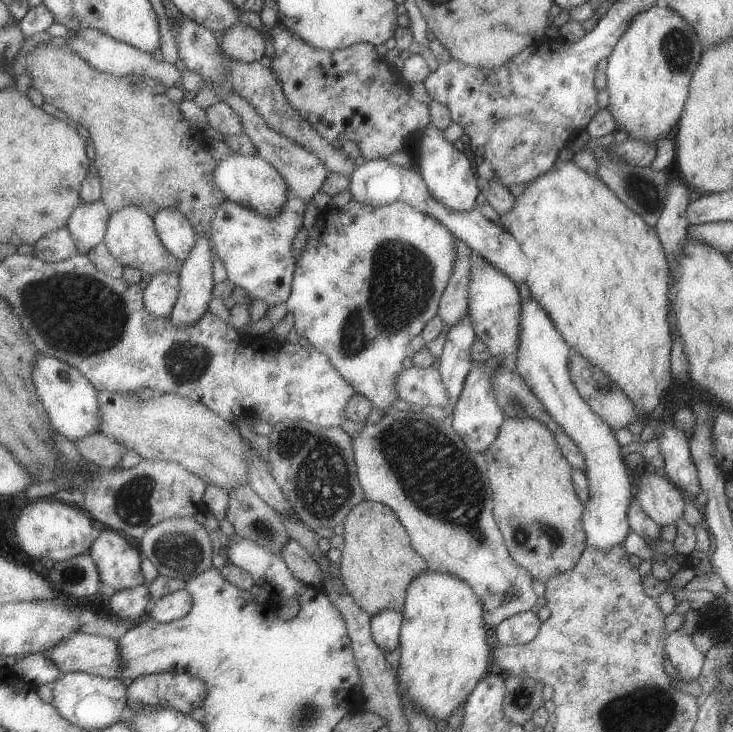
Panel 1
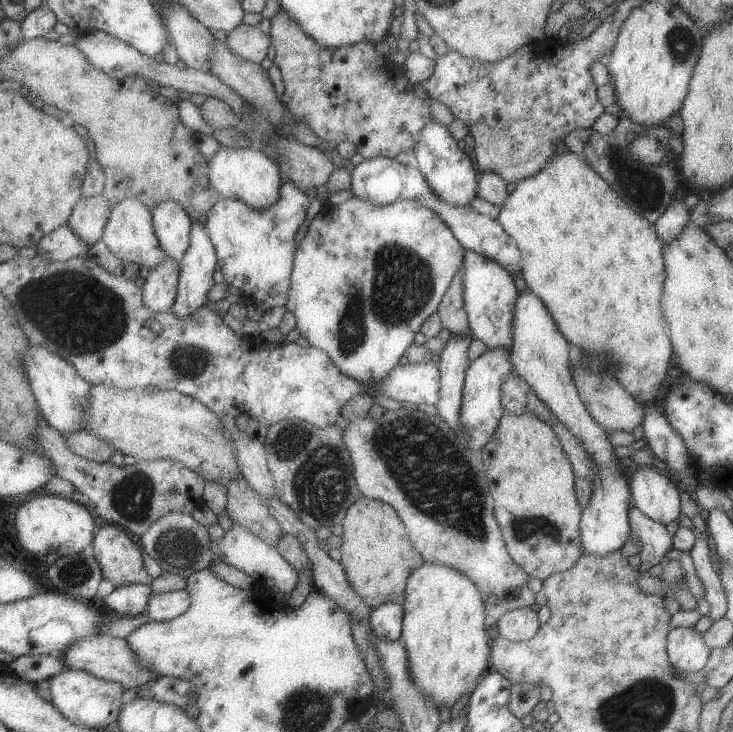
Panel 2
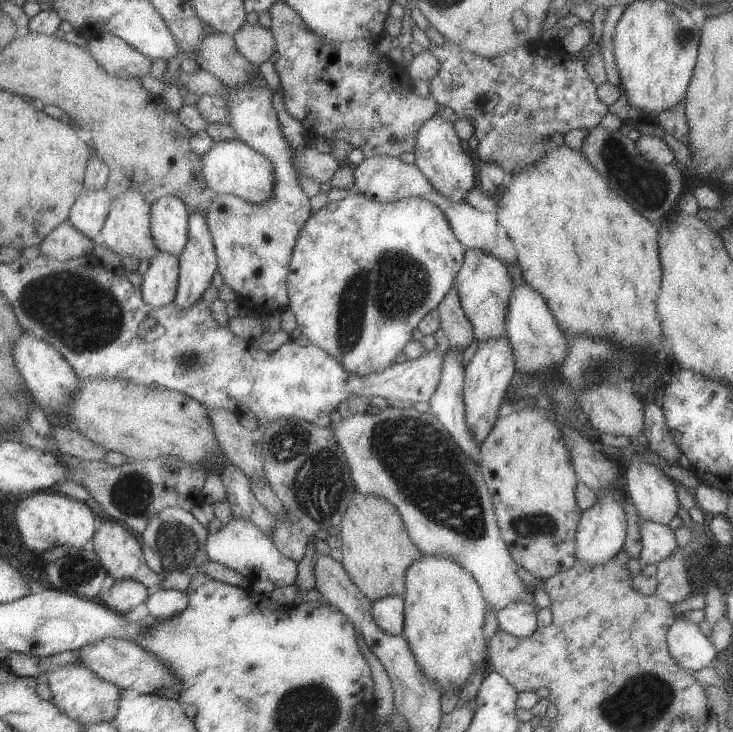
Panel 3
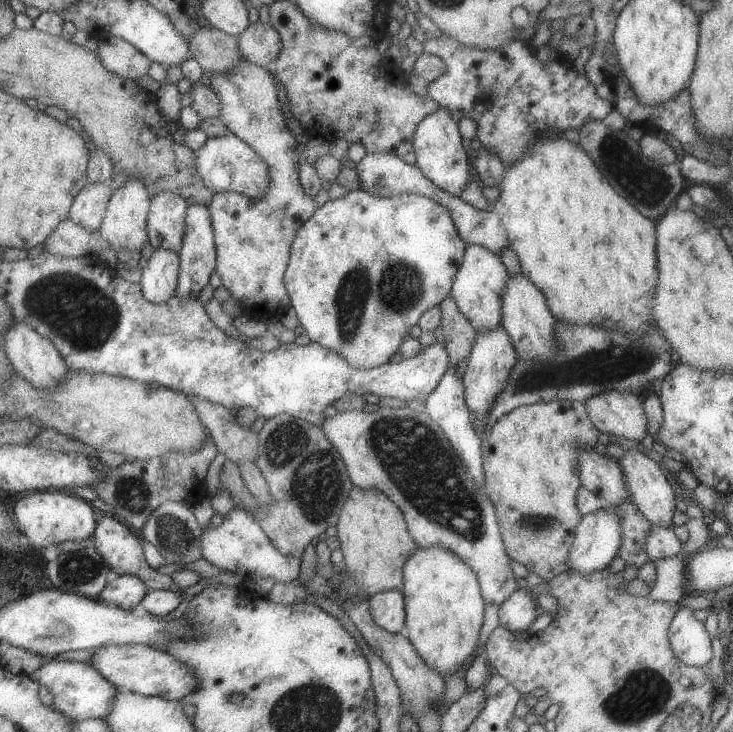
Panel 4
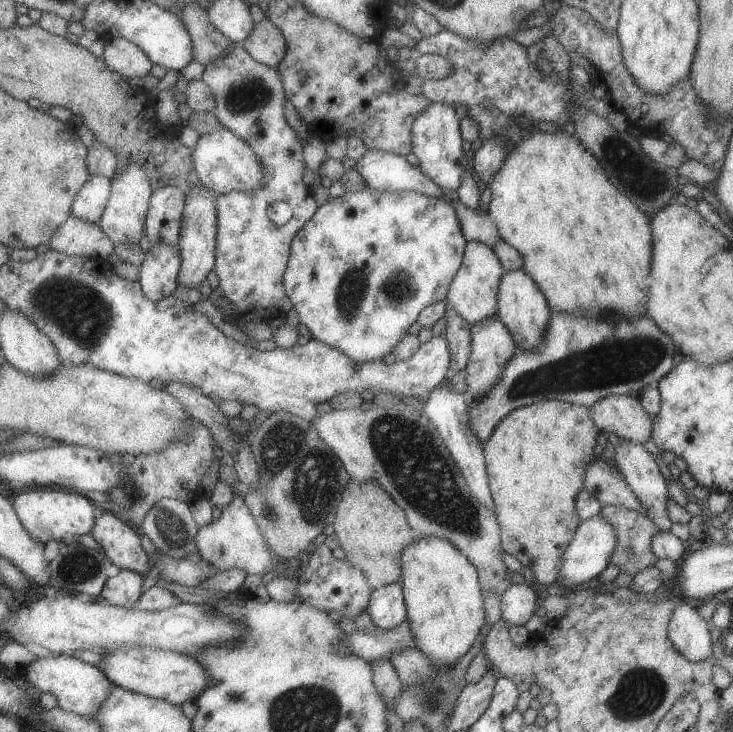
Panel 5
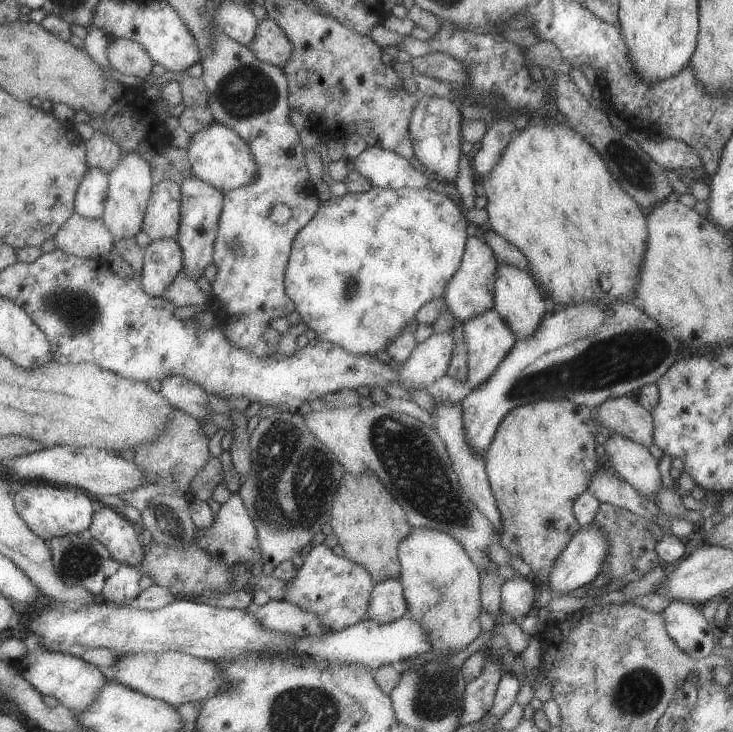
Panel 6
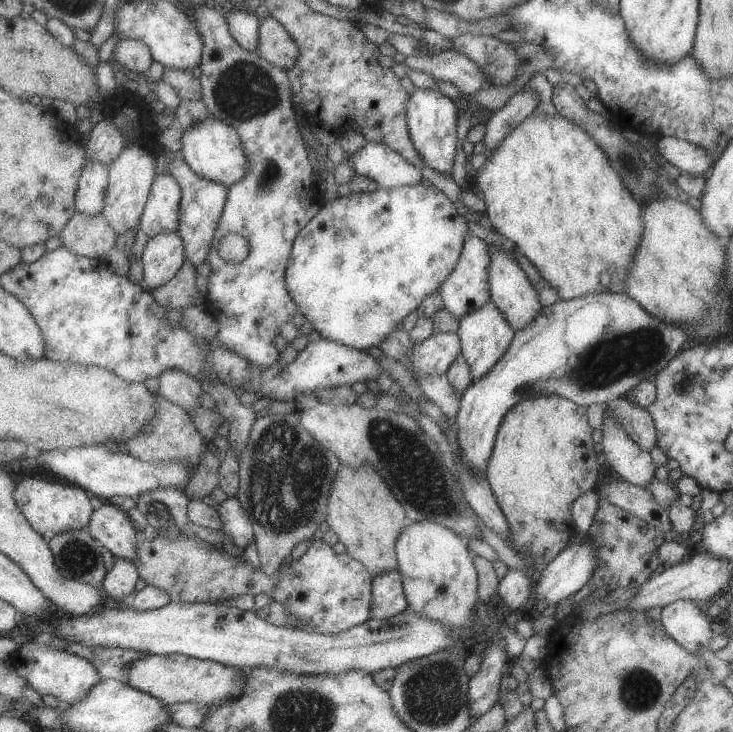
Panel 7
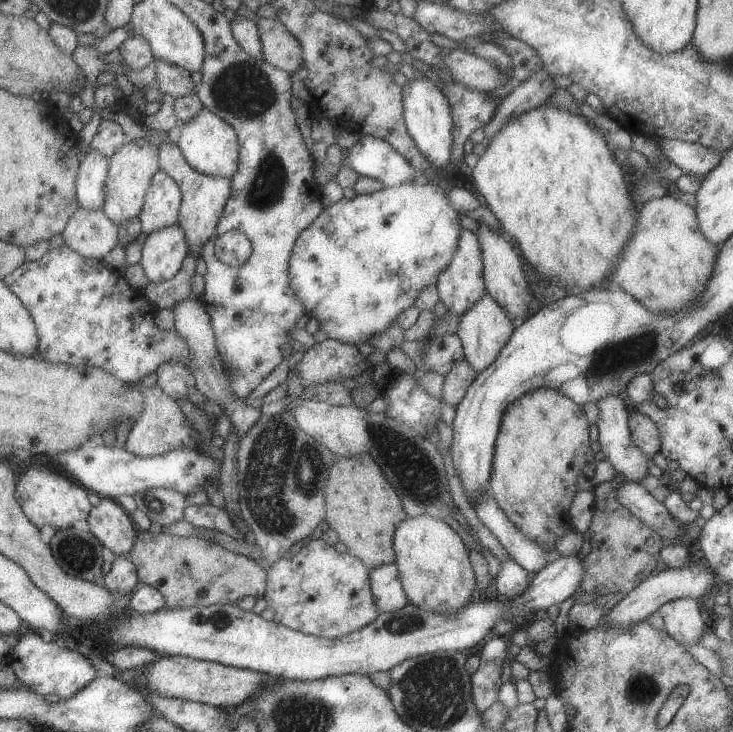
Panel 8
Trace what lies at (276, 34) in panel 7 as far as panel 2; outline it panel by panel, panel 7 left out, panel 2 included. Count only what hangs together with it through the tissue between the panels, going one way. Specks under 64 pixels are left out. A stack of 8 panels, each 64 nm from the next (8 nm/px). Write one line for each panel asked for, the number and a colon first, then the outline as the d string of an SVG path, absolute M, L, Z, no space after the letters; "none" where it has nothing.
2: M239 24L229 34L225 34L223 42L235 56L241 56L253 64L261 64L269 46L269 38L259 30L259 26L253 28L245 24Z
3: M243 24L231 38L235 42L237 52L257 68L267 62L275 52L275 40L271 30L265 30L259 24Z
4: M259 20L255 24L249 24L239 36L237 36L239 52L243 60L269 68L277 60L281 52L279 34L271 24L261 24Z
5: M265 16L263 20L255 22L249 36L239 42L239 46L259 64L275 68L285 56L285 38L281 30Z
6: M265 18L263 22L257 24L255 36L249 42L249 50L253 52L253 56L259 62L281 68L289 60L293 48L289 44L287 36L281 32L281 28L273 20Z

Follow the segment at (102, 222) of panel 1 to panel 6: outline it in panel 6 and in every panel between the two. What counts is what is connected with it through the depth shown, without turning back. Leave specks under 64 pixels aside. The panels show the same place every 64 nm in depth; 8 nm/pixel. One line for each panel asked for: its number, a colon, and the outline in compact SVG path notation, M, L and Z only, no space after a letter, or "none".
2: M103 194L93 198L79 198L79 202L75 204L69 216L67 226L79 238L79 242L93 246L103 238L103 230L109 220L109 214L111 214L111 206Z
3: M105 188L97 192L83 190L69 210L69 222L79 234L91 238L93 242L99 242L99 234L109 214L109 208L111 198Z
4: M107 184L83 186L83 190L73 198L73 204L69 210L69 220L75 226L85 228L89 232L99 232L111 196L113 196L113 192Z
5: M91 176L77 192L73 200L71 216L97 226L109 196L111 196L111 180L105 176Z
6: M87 168L83 180L77 186L73 210L77 216L95 220L103 216L109 190L109 176L101 168Z

